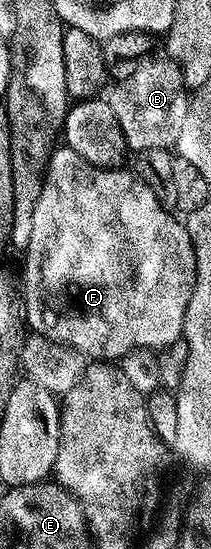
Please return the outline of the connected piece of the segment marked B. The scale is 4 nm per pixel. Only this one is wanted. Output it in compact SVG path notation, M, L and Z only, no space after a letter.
M156 54L139 61L129 76L121 76L115 83L107 89L106 99L110 110L114 110L114 118L118 118L118 126L122 126L125 145L133 153L155 148L171 149L178 142L190 99L182 70L167 55Z

